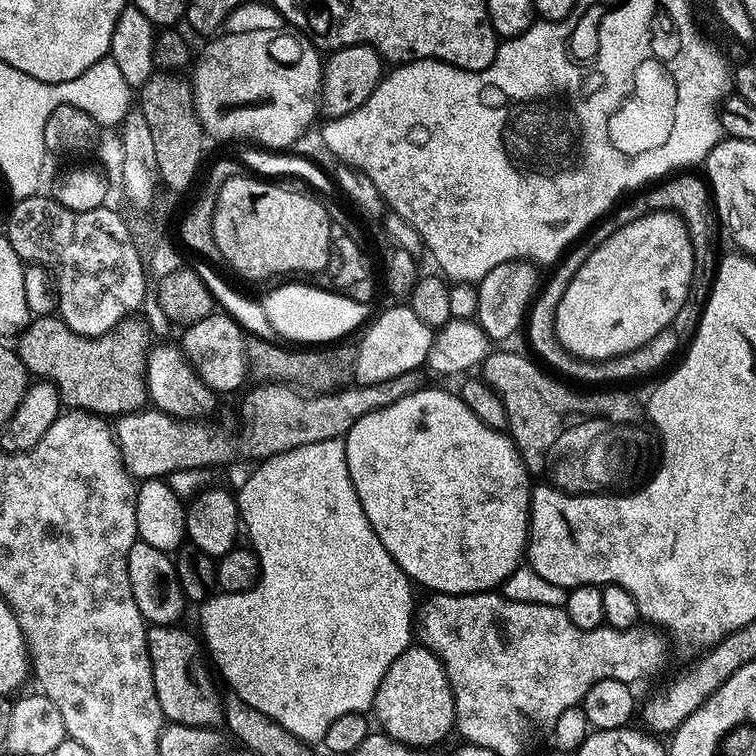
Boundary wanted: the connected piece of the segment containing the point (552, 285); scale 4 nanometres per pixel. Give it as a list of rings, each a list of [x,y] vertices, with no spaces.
[[[639,194],[633,195],[628,200],[628,204],[623,204],[621,203],[611,214],[605,215],[583,239],[565,251],[555,267],[551,269],[551,272],[553,271],[552,277],[545,284],[543,281],[542,287],[537,291],[526,317],[526,332],[528,328],[528,340],[532,343],[533,348],[531,351],[537,357],[540,355],[541,358],[539,357],[539,359],[549,369],[555,370],[557,373],[565,372],[565,374],[560,374],[563,374],[565,377],[573,376],[573,378],[568,377],[573,381],[585,380],[588,383],[585,385],[588,386],[612,386],[617,382],[624,382],[620,380],[636,380],[639,376],[648,376],[651,372],[658,371],[675,354],[676,347],[681,347],[682,344],[680,337],[675,336],[671,327],[667,327],[663,328],[658,334],[654,334],[654,338],[650,338],[650,342],[638,346],[638,350],[630,350],[626,354],[614,356],[609,360],[582,360],[572,352],[567,352],[562,346],[560,339],[556,337],[556,311],[558,310],[558,302],[562,302],[562,294],[566,294],[566,286],[570,286],[570,278],[576,273],[578,266],[582,266],[582,262],[586,262],[586,258],[590,258],[590,254],[594,254],[594,250],[598,246],[602,246],[602,242],[606,242],[606,238],[610,238],[610,234],[614,234],[622,226],[626,226],[640,217]]]

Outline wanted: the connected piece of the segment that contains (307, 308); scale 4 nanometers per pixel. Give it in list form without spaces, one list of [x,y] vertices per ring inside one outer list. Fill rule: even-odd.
[[[284,284],[274,289],[262,300],[266,318],[277,337],[292,344],[318,346],[330,344],[348,335],[356,328],[361,329],[371,317],[371,307],[355,302],[354,299],[338,295],[336,292],[310,284]],[[370,314],[370,315],[369,315]],[[288,339],[288,340],[287,340]]]

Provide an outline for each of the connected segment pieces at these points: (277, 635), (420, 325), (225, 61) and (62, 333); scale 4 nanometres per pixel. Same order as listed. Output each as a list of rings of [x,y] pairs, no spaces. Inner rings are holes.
[[[343,439],[298,446],[277,456],[261,459],[257,464],[260,465],[245,478],[244,485],[241,486],[240,492],[238,491],[236,506],[240,510],[240,523],[246,536],[248,532],[247,543],[256,553],[260,563],[260,578],[250,590],[212,594],[199,605],[200,628],[204,631],[202,640],[215,671],[217,673],[220,671],[224,675],[225,682],[230,686],[228,688],[242,702],[254,706],[254,709],[260,710],[262,714],[278,722],[279,726],[284,726],[291,734],[312,746],[323,741],[326,729],[330,726],[330,722],[334,722],[334,718],[351,712],[367,713],[371,709],[386,670],[390,670],[394,658],[398,658],[398,654],[405,652],[413,643],[414,585],[408,579],[408,575],[396,565],[394,558],[390,558],[386,546],[382,546],[378,534],[374,534],[366,518],[366,510],[362,510],[362,502],[358,502],[358,494],[354,490],[354,482],[350,482],[350,470],[346,466]]]
[[[410,307],[388,308],[376,318],[363,329],[364,337],[356,348],[354,380],[357,385],[386,382],[386,378],[398,378],[398,374],[417,371],[427,361],[432,345],[433,329],[428,328]]]
[[[250,30],[250,34],[220,34],[216,38],[201,56],[199,53],[194,64],[196,77],[190,80],[196,99],[196,113],[205,133],[209,137],[217,136],[220,140],[253,140],[251,143],[261,149],[291,149],[291,144],[318,116],[322,56],[316,45],[307,38],[300,38],[292,64],[283,64],[272,53],[274,34],[270,30]]]
[[[59,315],[38,316],[19,333],[14,347],[33,377],[52,381],[60,392],[61,401],[69,409],[94,412],[105,418],[119,418],[131,412],[141,411],[149,403],[148,379],[148,328],[140,318],[125,318],[100,336],[80,336]]]

